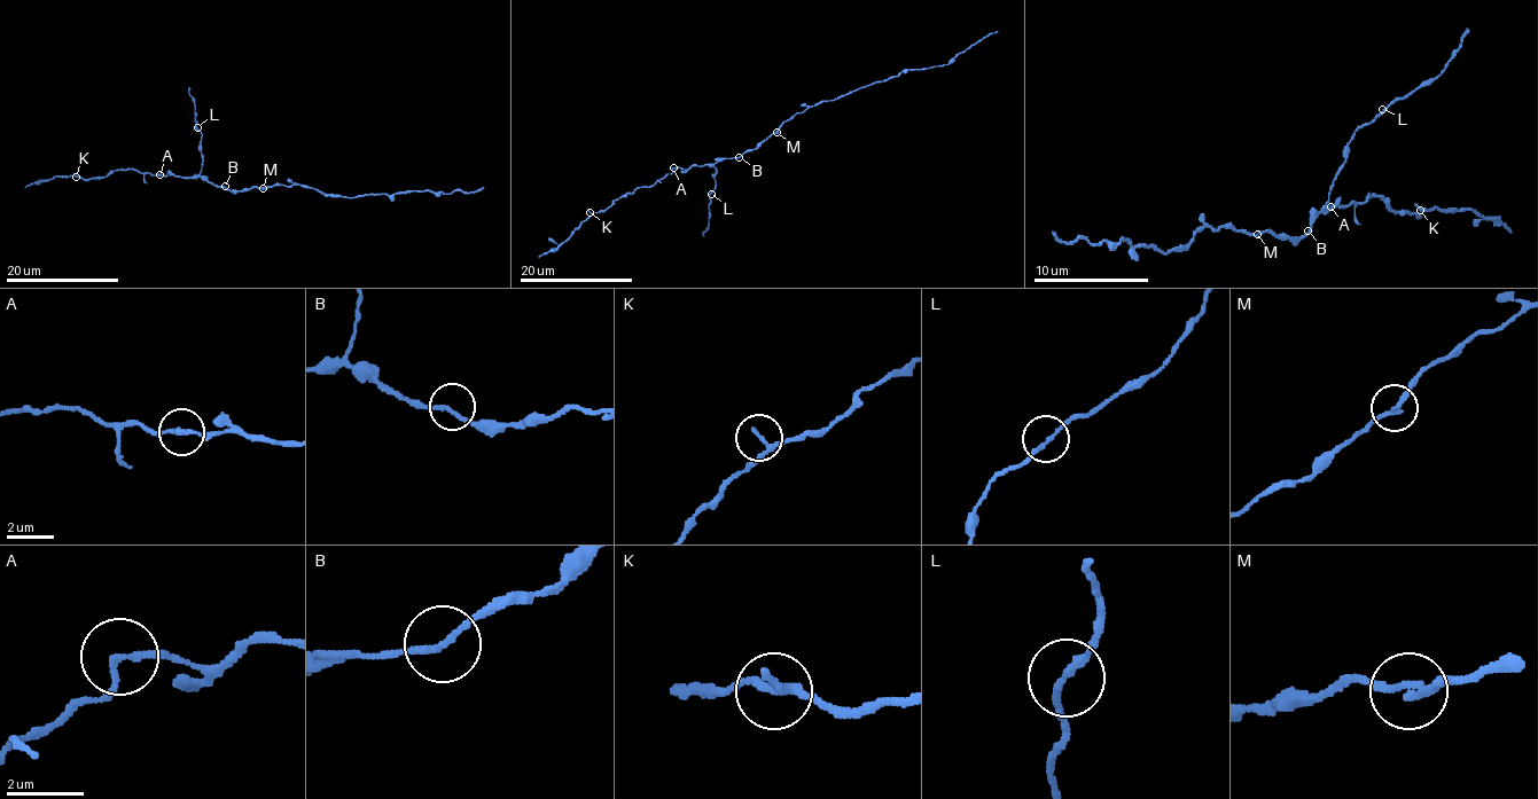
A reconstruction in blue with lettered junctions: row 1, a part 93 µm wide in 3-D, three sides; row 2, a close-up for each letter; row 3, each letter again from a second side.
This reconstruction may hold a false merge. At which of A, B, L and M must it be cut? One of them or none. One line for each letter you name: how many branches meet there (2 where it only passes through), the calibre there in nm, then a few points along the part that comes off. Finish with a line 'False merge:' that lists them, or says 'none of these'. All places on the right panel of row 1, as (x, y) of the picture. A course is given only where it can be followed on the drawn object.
A: branches 2; calibre 170 nm; course (1330, 208), (1359, 204), (1368, 196), (1380, 196), (1394, 210), (1417, 216), (1437, 208), (1475, 210), (1512, 233)
False merge: A

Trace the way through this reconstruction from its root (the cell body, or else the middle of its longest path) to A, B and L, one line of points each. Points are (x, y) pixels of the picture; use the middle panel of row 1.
A: (764, 141), (739, 157), (691, 165), (687, 170), (672, 167)
B: (764, 141), (739, 157)
L: (764, 141), (739, 157), (720, 158), (713, 165), (715, 189), (711, 194)

